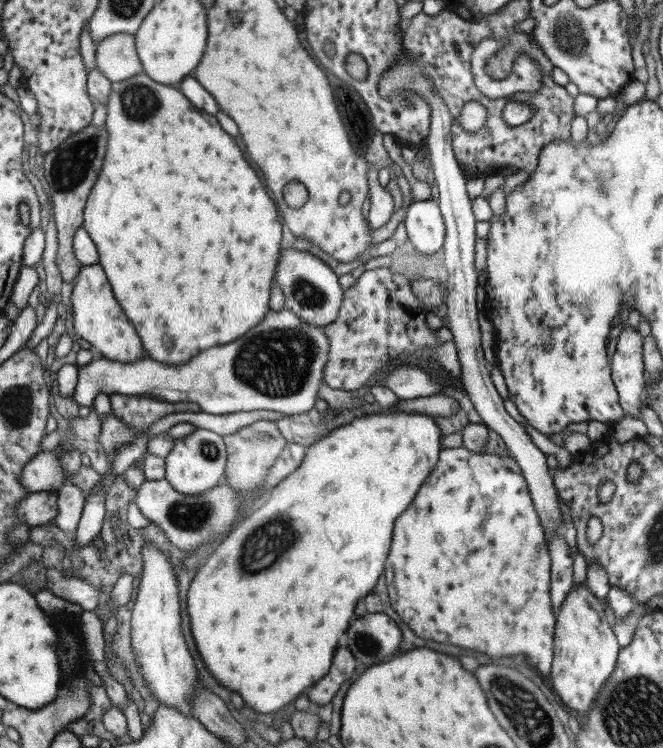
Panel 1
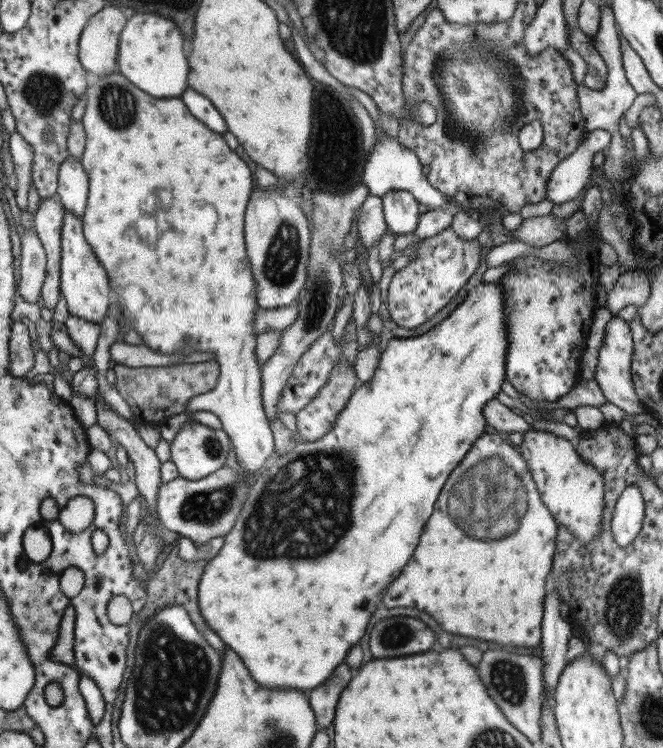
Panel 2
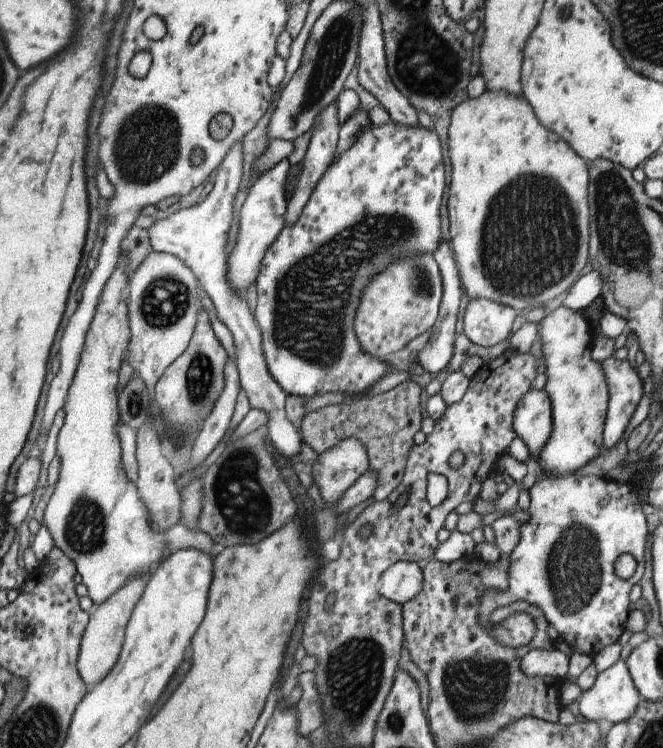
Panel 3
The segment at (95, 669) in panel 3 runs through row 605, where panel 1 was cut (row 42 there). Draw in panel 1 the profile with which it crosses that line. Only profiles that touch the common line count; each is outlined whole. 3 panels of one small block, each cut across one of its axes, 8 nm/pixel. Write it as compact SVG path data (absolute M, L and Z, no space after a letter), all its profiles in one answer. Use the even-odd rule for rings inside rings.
M117 33L94 44L95 68L111 83L127 80L142 73L133 35Z

